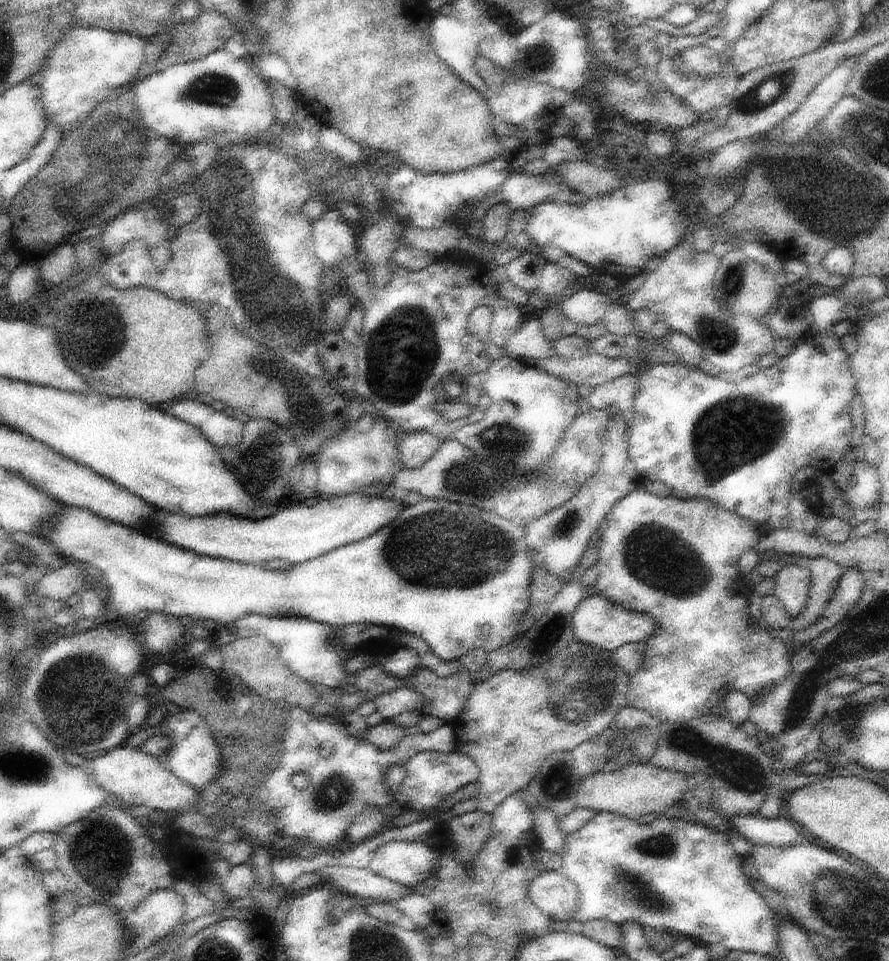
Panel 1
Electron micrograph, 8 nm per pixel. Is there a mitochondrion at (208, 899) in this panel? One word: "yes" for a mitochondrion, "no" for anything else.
no

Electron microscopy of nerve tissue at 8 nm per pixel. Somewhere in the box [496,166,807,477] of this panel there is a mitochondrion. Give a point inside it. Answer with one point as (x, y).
(715, 333)

